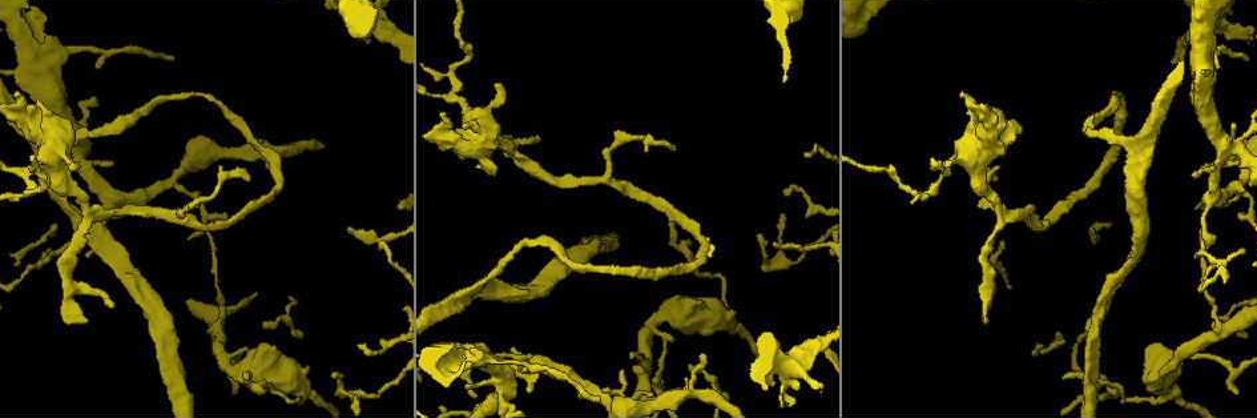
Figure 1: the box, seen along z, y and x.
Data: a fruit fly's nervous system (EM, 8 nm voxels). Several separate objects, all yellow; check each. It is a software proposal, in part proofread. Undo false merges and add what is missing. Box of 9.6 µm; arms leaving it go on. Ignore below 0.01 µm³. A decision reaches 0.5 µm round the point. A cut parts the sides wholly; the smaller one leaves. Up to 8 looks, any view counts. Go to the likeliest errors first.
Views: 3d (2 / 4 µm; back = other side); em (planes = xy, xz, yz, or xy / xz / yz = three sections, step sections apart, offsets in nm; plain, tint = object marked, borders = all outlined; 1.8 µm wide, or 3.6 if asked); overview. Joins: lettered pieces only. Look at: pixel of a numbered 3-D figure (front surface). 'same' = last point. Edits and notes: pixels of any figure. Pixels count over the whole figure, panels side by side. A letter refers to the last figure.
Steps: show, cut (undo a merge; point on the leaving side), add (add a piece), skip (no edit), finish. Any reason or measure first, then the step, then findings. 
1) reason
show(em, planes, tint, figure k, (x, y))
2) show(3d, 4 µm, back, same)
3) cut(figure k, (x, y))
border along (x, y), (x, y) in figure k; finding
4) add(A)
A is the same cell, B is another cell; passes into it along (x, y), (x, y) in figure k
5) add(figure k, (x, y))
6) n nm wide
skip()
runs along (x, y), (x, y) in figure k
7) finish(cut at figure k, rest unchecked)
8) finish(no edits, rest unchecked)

small branch off a trunk
show(em, xz, step 4, tint, figure 1, (73, 147))

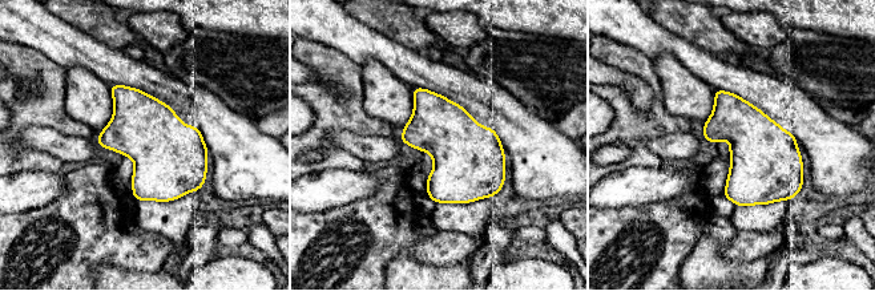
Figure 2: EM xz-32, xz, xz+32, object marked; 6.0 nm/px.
cut it another way
show(em, planes, tint, same)

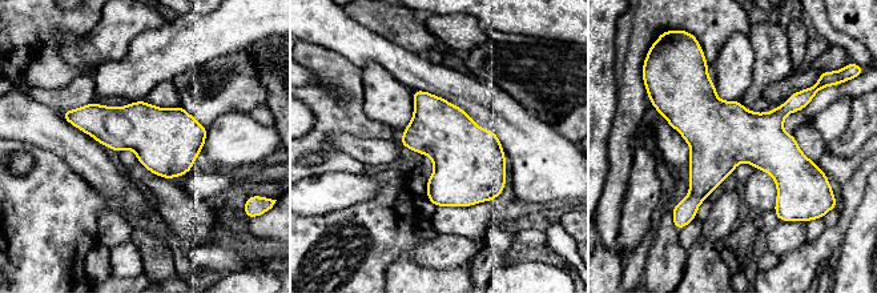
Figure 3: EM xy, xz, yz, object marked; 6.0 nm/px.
see the neighbours
show(em, planes, borders, same)

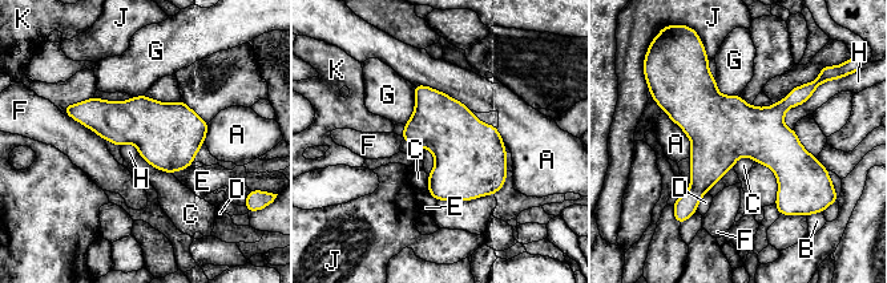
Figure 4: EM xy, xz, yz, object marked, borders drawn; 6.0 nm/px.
380 nm wide
skip()
A, B, C, D, E, F, G, H, J and K are other cells; border along (815, 89), (786, 110), (786, 128) in figure 4; continuous, no second neuron

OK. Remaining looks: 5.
side arm on a straight run
show(3d, 2 µm, figure 1, (1123, 143))

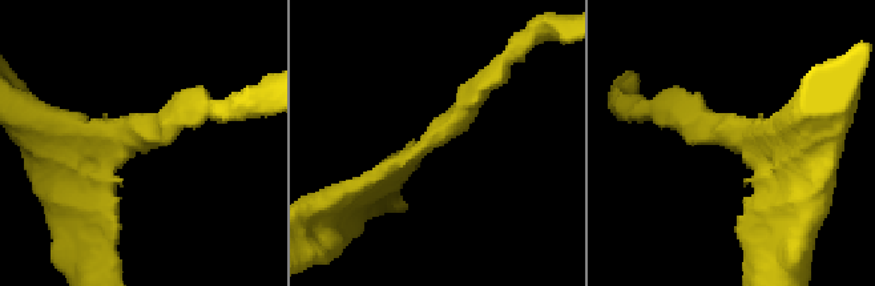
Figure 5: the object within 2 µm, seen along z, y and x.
3 arms
show(em, 3.6 µm, planes, borders, figure 5, (731, 139))

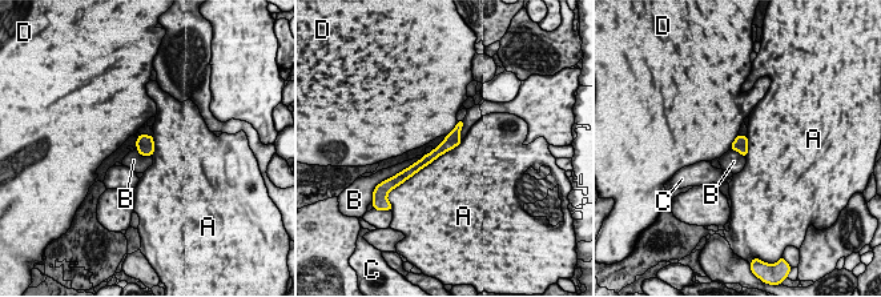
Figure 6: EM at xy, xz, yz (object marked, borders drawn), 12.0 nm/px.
190 nm wide; A touches over 800 nm
skip()
A, B, C and D are other cells; all the same neuron

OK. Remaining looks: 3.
looks like a crossing
show(3d, 4 µm, figure 1, (47, 62))

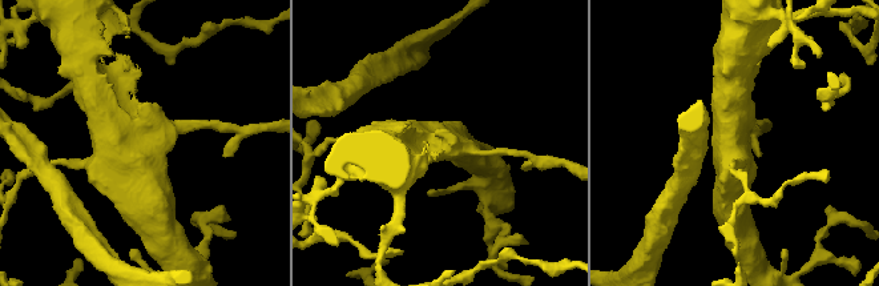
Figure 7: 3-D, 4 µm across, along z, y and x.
show(em, planes, borders, figure 7, (439, 146))

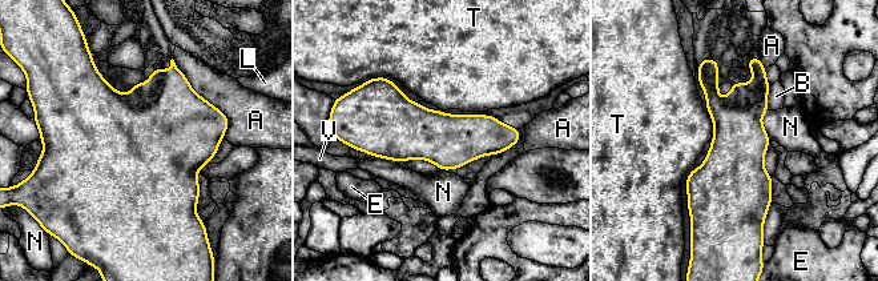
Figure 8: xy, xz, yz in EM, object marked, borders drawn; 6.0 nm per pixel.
skip()
A, B, E, L, N, T and V are other cells; border along (768, 109), (761, 124), (770, 141) in figure 8; all the same neuron

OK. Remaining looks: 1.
finish(no edits, rest unchecked)

